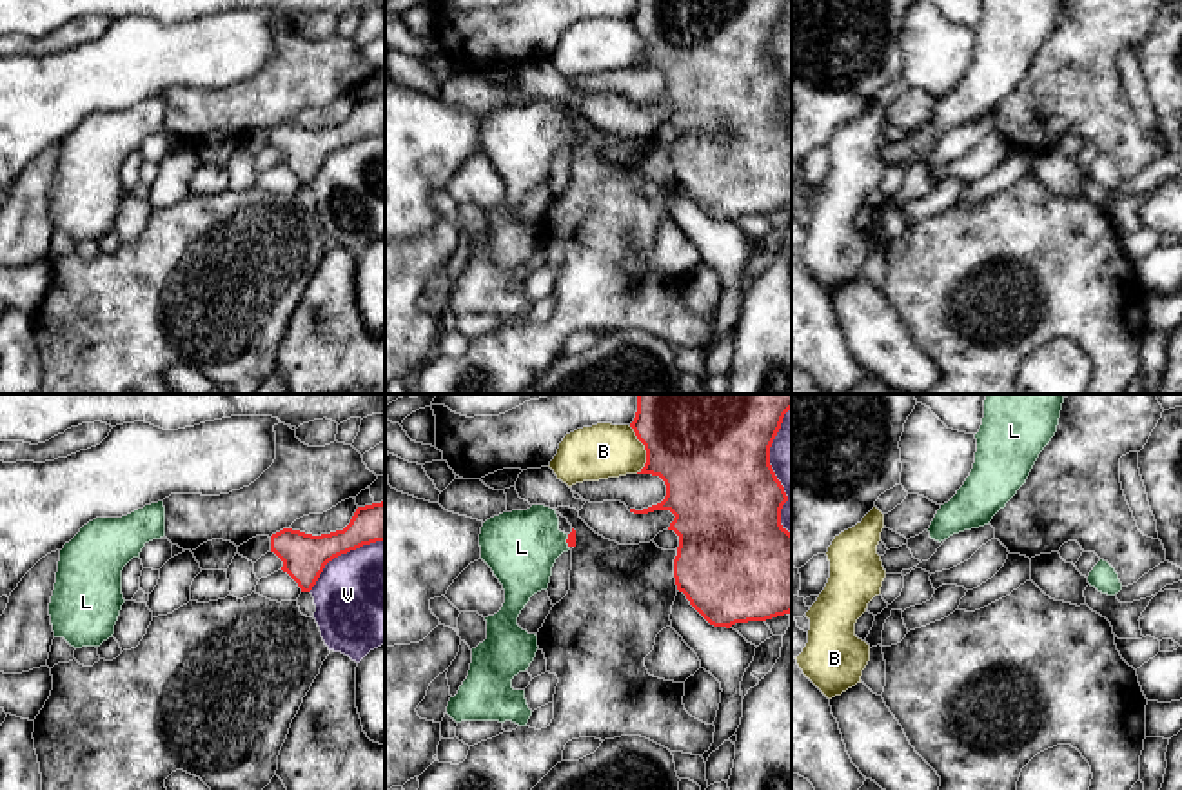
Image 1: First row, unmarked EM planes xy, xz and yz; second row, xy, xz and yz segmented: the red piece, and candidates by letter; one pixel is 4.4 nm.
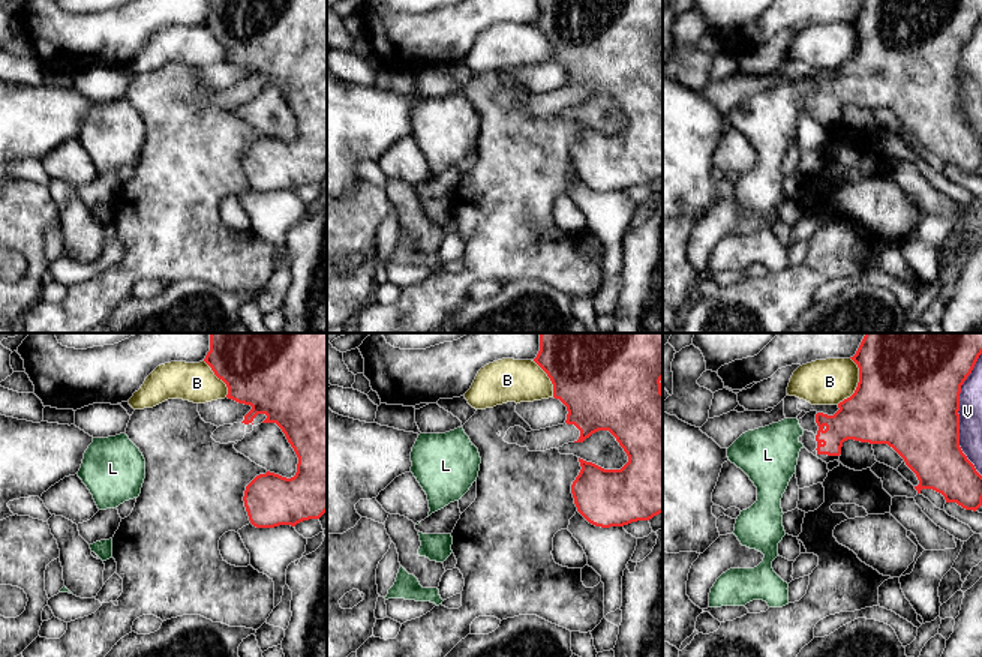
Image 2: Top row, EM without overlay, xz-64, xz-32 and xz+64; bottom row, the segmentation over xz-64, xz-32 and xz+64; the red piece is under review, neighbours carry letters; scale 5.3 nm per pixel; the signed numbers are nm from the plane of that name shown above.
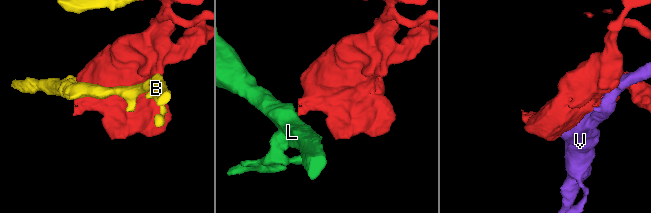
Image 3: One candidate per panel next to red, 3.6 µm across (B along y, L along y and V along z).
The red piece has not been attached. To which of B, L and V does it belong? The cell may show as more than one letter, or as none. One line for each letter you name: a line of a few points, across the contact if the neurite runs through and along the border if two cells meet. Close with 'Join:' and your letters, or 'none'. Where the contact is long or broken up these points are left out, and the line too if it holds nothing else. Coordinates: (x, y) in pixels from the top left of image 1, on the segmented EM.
L: line xz (571, 540), (567, 540), (529, 542), (522, 547)
Join: L

